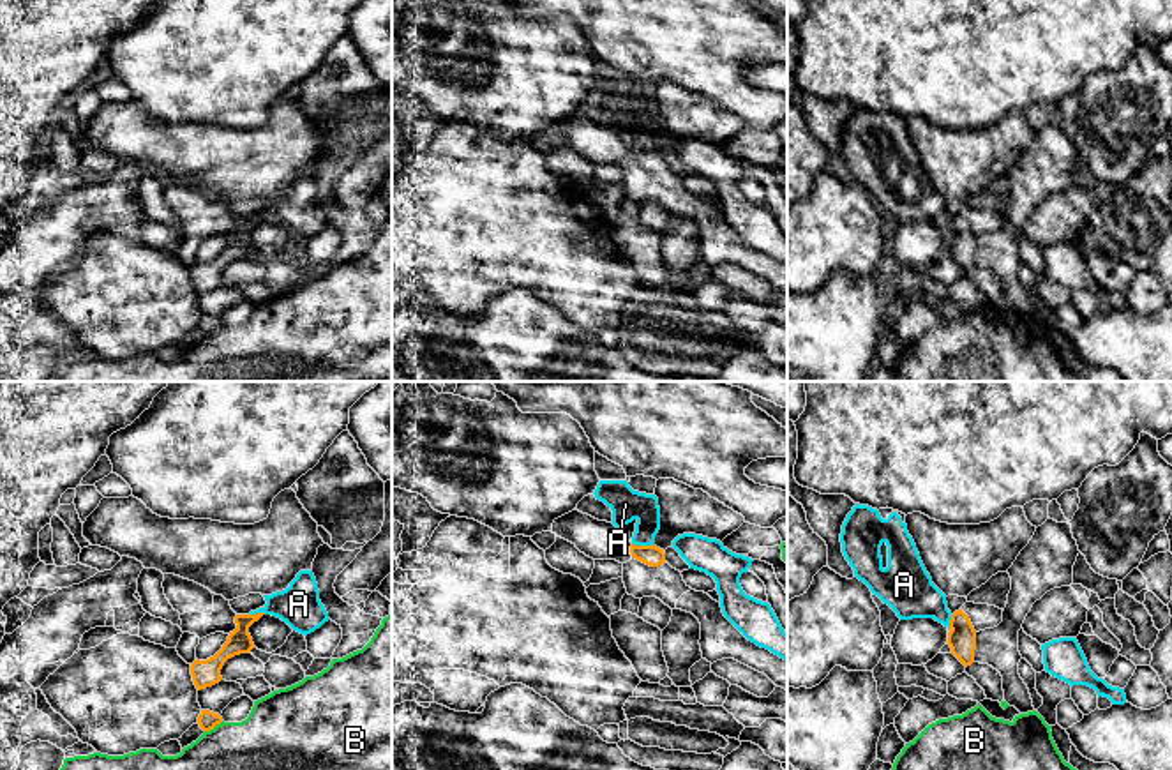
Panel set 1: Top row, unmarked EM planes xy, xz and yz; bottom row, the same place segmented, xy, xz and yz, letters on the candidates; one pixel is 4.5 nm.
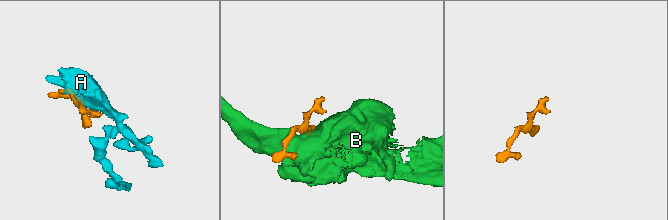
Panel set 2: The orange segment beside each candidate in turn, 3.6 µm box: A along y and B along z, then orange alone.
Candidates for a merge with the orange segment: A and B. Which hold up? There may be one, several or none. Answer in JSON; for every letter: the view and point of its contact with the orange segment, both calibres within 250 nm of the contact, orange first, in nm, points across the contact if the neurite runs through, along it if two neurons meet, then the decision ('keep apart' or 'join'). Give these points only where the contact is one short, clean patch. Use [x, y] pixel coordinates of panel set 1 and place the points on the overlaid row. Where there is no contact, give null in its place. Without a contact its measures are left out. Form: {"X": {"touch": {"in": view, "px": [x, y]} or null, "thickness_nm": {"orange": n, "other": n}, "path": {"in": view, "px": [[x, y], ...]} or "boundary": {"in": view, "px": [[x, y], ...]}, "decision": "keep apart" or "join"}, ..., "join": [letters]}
{"A": {"touch": {"in": "xz", "px": [643, 546]}, "thickness_nm": {"orange": 90, "other": 140}, "boundary": {"in": "xz", "px": [[632, 543], [653, 544]]}, "decision": "keep apart"}, "B": {"touch": {"in": "xy", "px": [214, 726]}, "thickness_nm": {"orange": 90, "other": 280}, "decision": "keep apart"}, "join": []}

